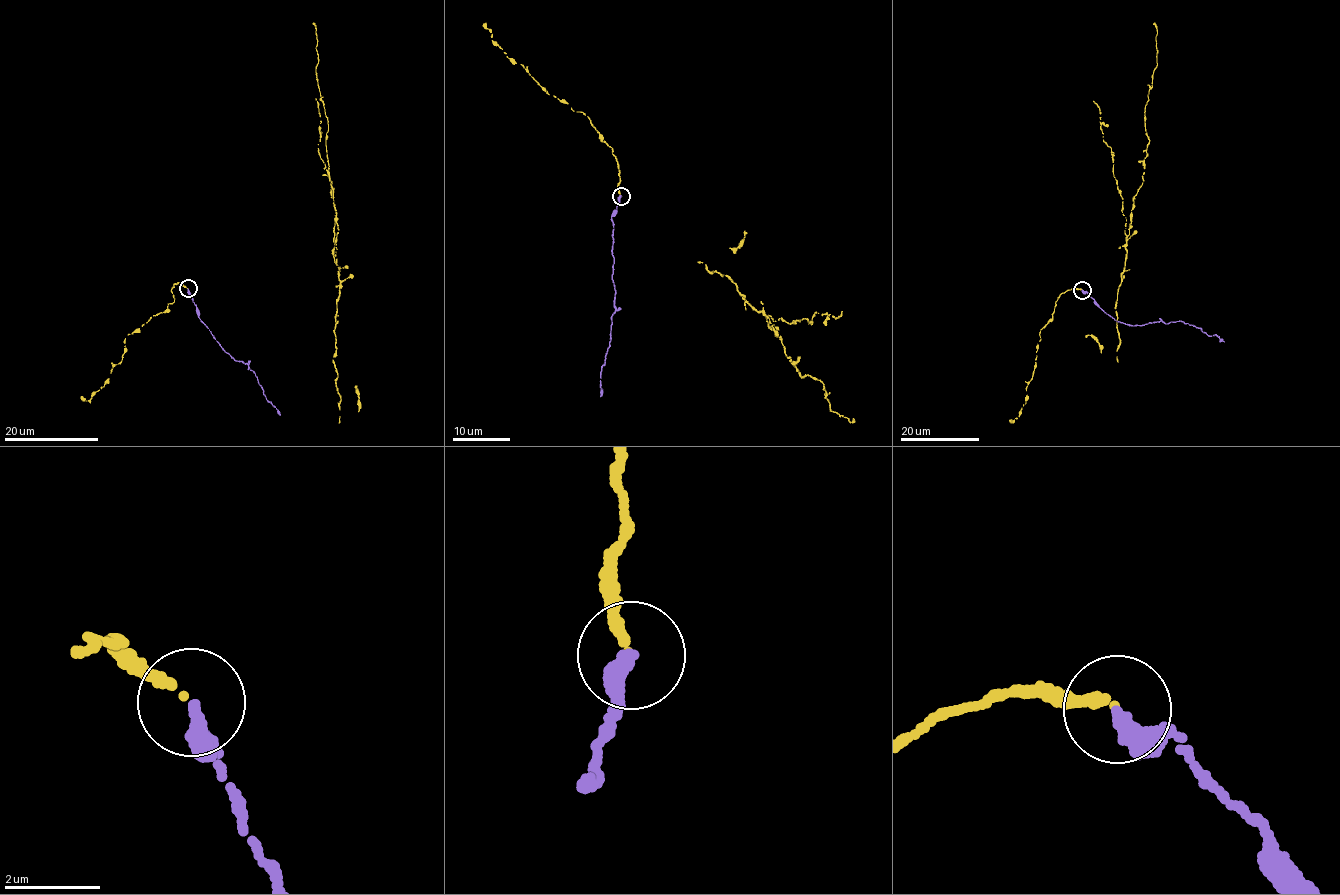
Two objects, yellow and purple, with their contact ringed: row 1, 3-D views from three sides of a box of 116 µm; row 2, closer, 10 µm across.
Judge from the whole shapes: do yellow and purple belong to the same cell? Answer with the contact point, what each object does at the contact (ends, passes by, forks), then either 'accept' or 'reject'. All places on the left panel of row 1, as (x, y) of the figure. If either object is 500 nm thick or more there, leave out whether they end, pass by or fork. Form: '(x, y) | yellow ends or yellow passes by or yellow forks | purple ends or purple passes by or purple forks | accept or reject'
(188, 288) | yellow ends | purple passes by | accept

